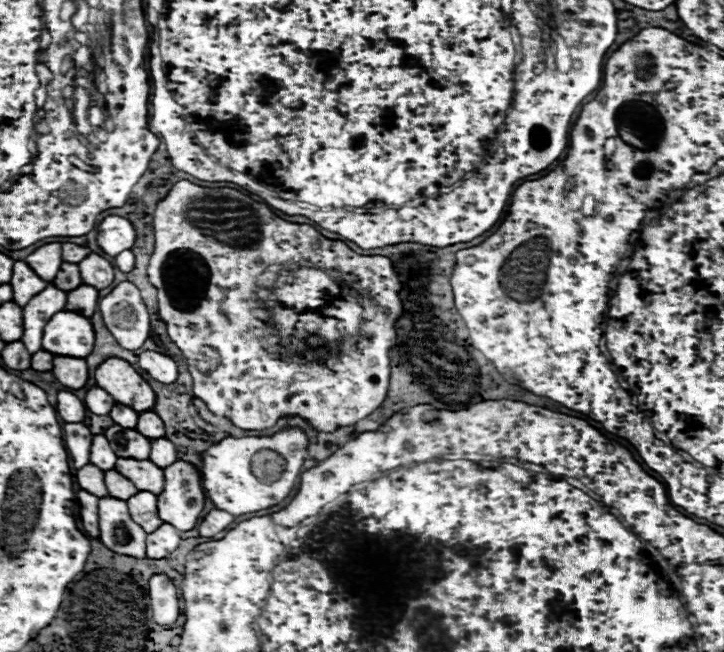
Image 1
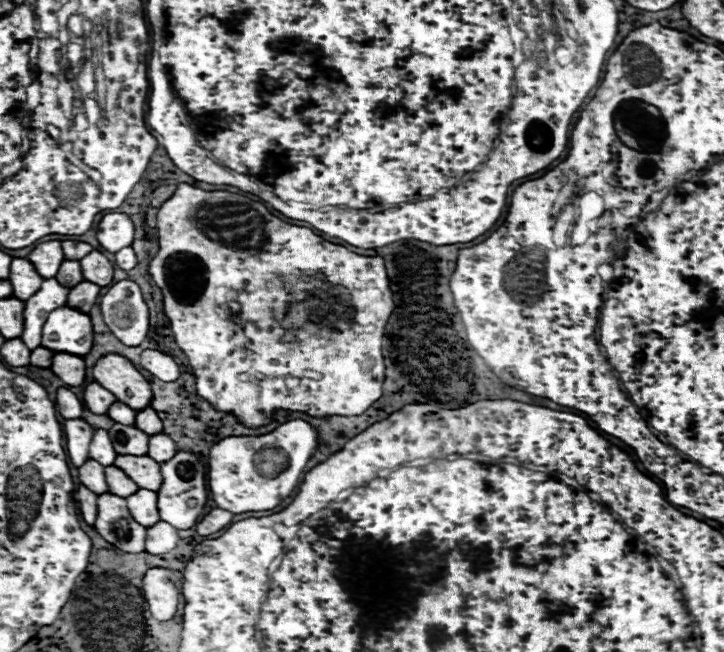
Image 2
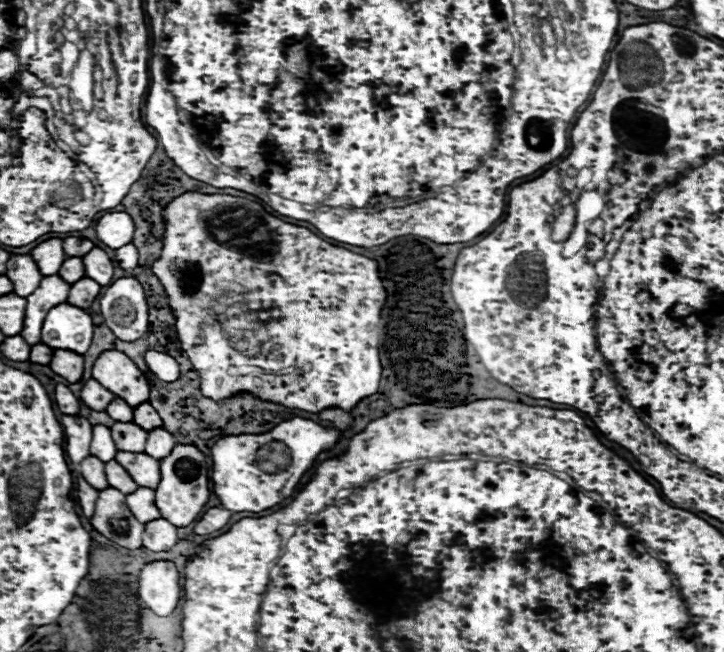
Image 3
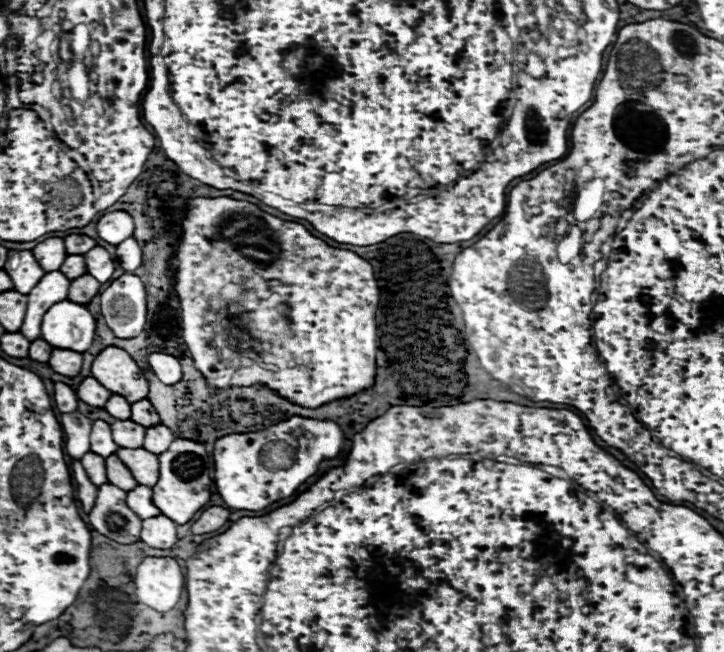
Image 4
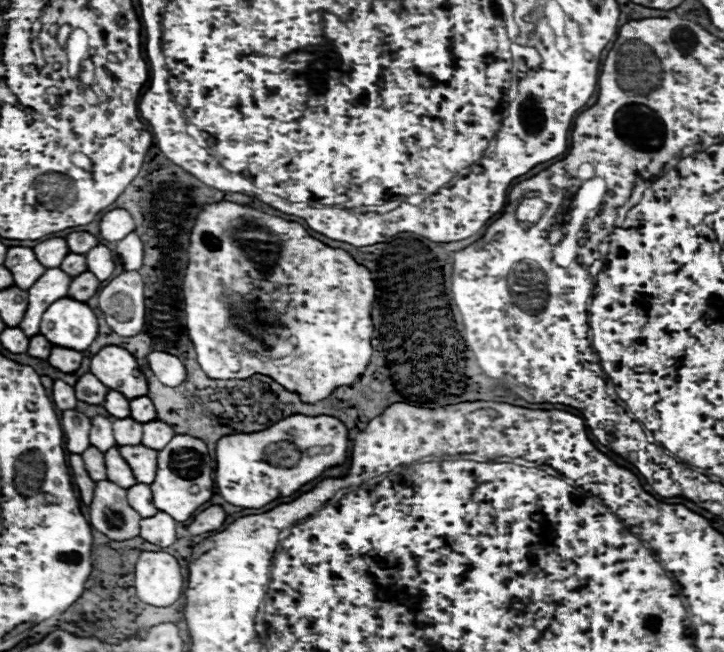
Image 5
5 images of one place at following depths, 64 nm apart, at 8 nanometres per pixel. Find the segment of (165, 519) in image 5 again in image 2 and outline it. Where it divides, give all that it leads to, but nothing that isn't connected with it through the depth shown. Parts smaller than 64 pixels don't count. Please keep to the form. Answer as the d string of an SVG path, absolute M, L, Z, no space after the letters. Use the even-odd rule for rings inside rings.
M162 520L156 522L154 526L146 528L146 552L154 554L154 556L174 550L178 542L180 542L178 530Z

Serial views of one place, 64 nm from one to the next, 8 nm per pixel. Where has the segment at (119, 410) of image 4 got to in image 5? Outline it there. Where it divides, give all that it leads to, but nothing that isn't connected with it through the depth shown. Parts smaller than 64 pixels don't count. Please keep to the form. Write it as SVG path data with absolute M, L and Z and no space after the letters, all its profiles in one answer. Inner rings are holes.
M108 390L106 400L104 400L104 408L114 418L126 418L126 416L130 416L130 402L120 392L116 392L116 390Z

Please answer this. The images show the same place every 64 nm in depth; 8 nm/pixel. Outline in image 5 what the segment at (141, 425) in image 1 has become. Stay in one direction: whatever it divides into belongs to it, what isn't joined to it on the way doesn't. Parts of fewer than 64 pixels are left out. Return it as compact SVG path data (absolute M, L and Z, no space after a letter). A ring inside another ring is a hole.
M148 396L130 400L130 416L138 422L150 422L150 418L156 418L156 408Z

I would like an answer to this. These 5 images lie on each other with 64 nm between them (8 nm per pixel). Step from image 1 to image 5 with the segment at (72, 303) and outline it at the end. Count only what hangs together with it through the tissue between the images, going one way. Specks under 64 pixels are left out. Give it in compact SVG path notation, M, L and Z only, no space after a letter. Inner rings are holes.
M82 272L82 274L78 274L78 276L70 282L68 296L86 302L90 296L94 296L94 292L98 290L98 286L100 286L100 280L98 280L92 272Z

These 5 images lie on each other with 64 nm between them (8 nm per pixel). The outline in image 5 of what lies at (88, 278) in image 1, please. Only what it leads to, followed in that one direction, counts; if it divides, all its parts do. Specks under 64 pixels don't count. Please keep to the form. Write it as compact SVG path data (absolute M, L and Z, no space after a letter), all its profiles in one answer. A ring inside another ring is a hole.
M98 244L98 246L94 246L94 250L86 252L86 264L88 264L88 270L94 272L94 276L98 280L108 280L110 274L114 272L112 252L110 252L110 248L106 248L102 244Z

